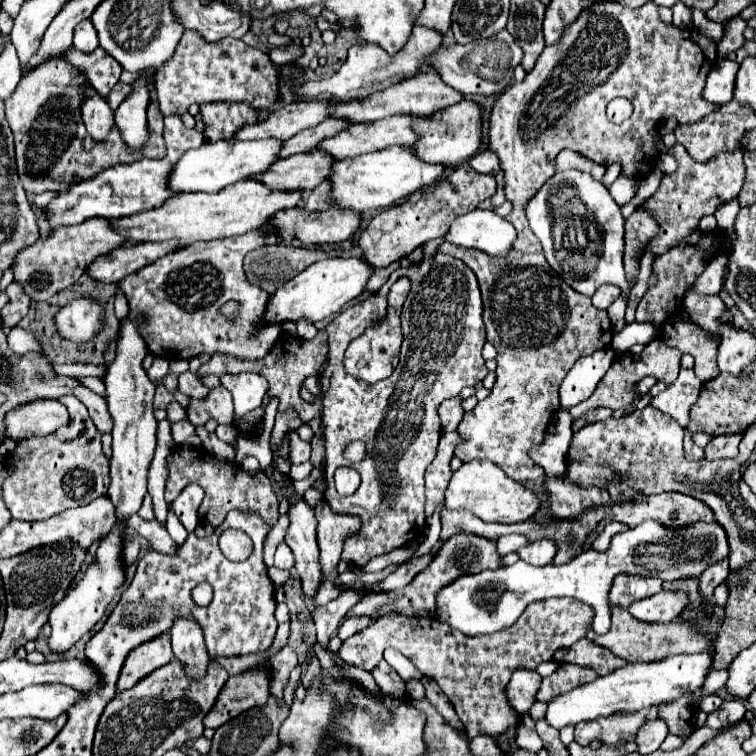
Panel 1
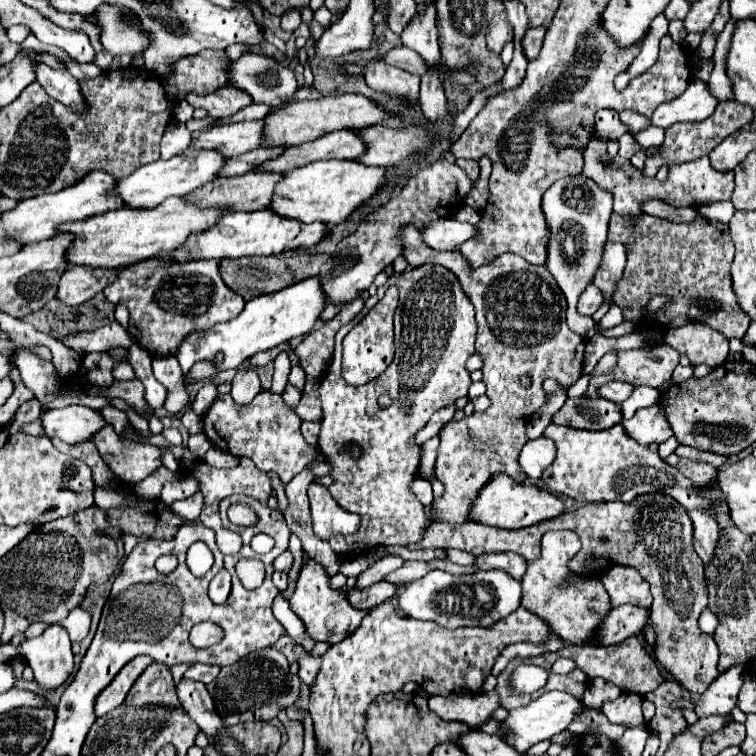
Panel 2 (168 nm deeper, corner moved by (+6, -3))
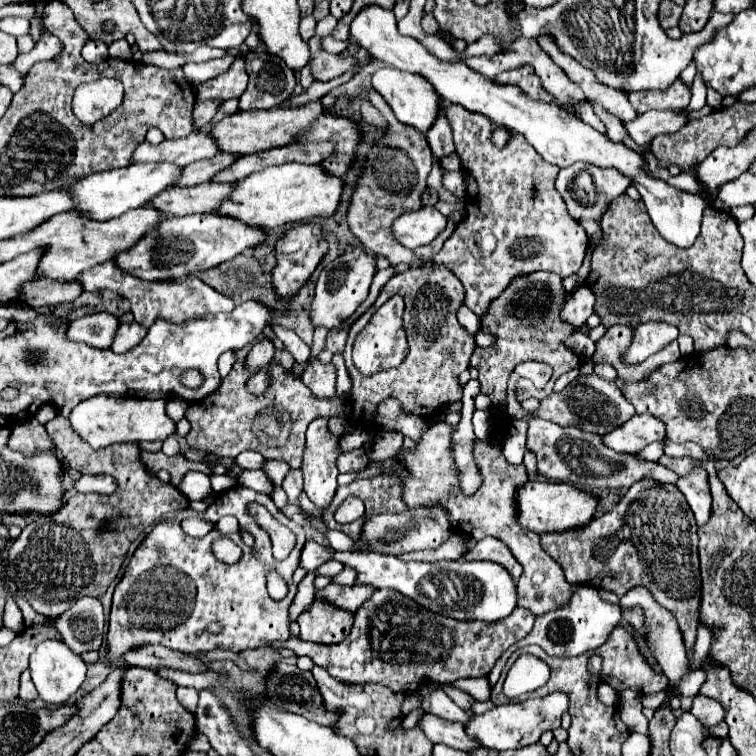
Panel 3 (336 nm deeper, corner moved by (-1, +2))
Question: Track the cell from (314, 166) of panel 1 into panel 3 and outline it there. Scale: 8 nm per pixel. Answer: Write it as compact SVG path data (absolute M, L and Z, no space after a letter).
M206 182L188 188L174 186L172 190L158 194L158 198L154 198L150 204L154 204L154 208L162 208L162 212L170 212L170 216L216 212L234 188L236 184L228 182Z

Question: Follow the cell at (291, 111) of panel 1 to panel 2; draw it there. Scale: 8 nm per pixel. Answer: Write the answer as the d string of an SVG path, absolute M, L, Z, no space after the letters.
M243 121L243 123L223 123L211 127L197 135L197 139L187 147L195 149L219 149L223 157L235 157L245 151L253 151L263 143L263 121Z

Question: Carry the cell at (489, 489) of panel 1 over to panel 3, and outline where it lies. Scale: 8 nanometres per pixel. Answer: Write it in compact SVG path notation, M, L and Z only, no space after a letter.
M526 482L516 490L516 520L520 526L544 534L544 532L562 532L578 526L586 526L596 510L596 498L590 492L582 492L572 484L558 482Z

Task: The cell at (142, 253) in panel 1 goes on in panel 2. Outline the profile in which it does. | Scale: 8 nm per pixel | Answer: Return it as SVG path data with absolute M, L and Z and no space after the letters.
M71 265L59 279L55 299L71 307L81 305L115 281L115 271L117 269L89 269Z

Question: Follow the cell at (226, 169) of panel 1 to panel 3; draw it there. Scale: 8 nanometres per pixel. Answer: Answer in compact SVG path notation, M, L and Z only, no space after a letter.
M140 162L140 164L130 164L108 172L96 172L94 176L86 176L84 180L78 180L78 184L72 184L70 190L76 196L78 212L94 220L110 220L122 216L128 210L146 206L154 196L174 186L180 180L182 170L184 168L170 162Z

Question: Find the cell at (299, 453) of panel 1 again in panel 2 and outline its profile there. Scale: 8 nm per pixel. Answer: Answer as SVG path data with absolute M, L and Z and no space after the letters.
M261 391L251 403L247 405L235 405L231 395L217 395L217 399L213 401L213 405L209 407L209 411L203 415L203 431L209 437L211 445L221 449L221 451L229 451L235 457L249 457L253 459L253 463L257 465L257 469L261 471L273 471L279 475L279 479L287 485L287 481L291 481L291 477L295 477L311 459L317 457L317 447L309 445L303 435L301 435L301 419L295 413L295 409L291 409L283 397L279 393L271 393L271 391Z

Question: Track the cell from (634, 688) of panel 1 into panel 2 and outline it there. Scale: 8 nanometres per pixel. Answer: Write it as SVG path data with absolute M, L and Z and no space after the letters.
M547 691L539 699L531 701L529 705L509 711L509 715L499 723L499 727L501 727L501 739L505 739L515 751L525 753L535 743L539 743L543 739L551 739L553 735L565 731L569 727L569 723L573 721L573 717L579 715L579 713L583 713L583 711L585 711L583 703L579 703L569 693Z

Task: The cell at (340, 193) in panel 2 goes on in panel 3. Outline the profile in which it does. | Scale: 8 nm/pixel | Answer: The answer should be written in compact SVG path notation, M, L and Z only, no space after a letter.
M290 162L262 172L254 172L236 184L230 200L222 204L218 214L238 216L244 224L258 224L262 228L276 228L292 222L306 222L310 218L330 218L340 206L344 178L330 174L320 164Z

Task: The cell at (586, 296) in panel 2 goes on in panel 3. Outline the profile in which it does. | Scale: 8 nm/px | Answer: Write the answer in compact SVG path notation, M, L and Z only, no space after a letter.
M582 286L566 300L562 308L562 320L580 328L580 324L584 324L594 314L594 304L596 304L596 294L588 286Z

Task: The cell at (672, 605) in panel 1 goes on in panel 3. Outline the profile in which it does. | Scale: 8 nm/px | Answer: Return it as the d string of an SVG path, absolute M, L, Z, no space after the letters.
M592 586L580 588L580 592L576 592L572 596L572 600L570 600L570 604L566 608L536 616L532 632L526 638L522 638L520 642L516 642L510 650L506 650L500 656L500 660L494 664L494 668L492 668L490 676L488 676L490 686L496 684L496 680L500 676L500 670L504 668L506 658L516 648L522 648L522 646L528 646L528 644L538 644L546 654L552 654L552 656L578 656L578 654L592 652L598 646L602 646L610 638L610 632L620 624L620 620L622 620L622 608L620 606L614 606L614 604L608 604L608 602L600 600Z

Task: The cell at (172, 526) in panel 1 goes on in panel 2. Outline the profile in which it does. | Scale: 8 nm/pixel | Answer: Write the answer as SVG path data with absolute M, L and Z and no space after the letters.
M193 477L183 481L166 483L160 495L160 500L183 500L199 491L199 482Z

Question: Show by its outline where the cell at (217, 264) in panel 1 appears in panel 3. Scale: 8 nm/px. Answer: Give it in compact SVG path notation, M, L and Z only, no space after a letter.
M114 260L106 264L98 264L98 268L90 268L78 276L82 282L84 290L94 292L94 290L112 290L126 298L132 304L132 314L138 324L144 328L150 328L158 318L168 320L172 324L182 324L190 318L202 318L206 314L218 314L218 312L232 312L236 308L234 300L224 296L222 292L214 290L206 282L194 276L186 276L184 280L162 280L162 282L150 282L142 280L138 276L132 276L124 272Z

